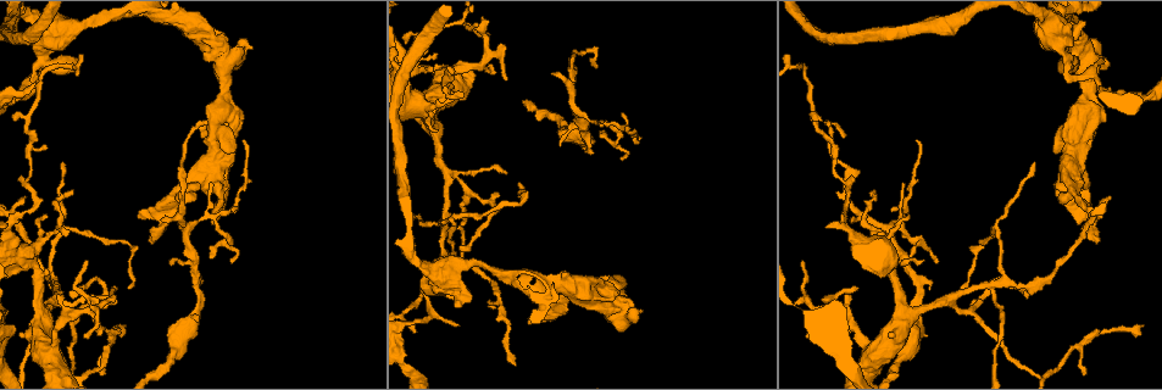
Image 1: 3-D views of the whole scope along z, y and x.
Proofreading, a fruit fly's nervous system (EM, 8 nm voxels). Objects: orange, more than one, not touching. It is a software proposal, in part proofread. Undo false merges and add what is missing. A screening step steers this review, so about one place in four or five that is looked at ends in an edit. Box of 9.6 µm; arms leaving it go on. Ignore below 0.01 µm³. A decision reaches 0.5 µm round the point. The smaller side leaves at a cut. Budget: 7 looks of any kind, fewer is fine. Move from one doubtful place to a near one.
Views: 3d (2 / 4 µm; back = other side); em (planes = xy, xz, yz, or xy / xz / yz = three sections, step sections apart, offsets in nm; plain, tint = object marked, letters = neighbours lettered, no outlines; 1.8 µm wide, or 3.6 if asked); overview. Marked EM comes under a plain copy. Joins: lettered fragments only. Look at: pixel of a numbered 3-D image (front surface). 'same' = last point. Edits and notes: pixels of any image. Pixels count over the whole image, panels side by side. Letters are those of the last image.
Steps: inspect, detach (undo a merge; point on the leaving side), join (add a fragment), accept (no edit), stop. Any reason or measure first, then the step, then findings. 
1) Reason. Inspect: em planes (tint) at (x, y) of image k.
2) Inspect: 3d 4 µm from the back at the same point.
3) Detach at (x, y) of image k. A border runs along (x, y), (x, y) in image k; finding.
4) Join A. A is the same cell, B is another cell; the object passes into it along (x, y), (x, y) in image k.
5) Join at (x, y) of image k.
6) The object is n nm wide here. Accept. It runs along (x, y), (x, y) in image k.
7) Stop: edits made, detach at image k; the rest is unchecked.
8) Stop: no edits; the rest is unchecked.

Free end. Inspect: em planes (letters) at (210, 222) of image 1.

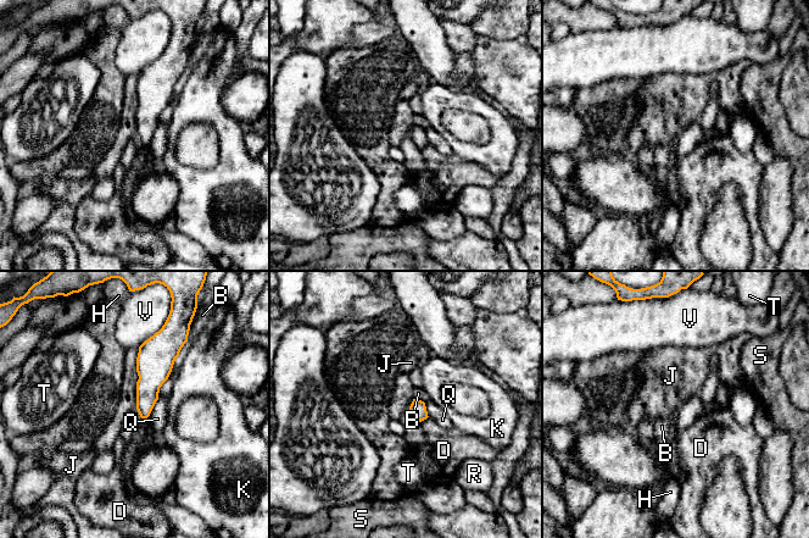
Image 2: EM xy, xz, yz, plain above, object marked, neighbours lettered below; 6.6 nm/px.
Accept. B, D, H, J, K, Q, R, S, T and V are other cells; a border runs along (139, 348), (137, 358), (135, 408) in image 2; no lettered fragment goes on from it.

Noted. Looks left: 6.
Thin end. Inspect: em planes (letters) at (530, 323) of image 1.

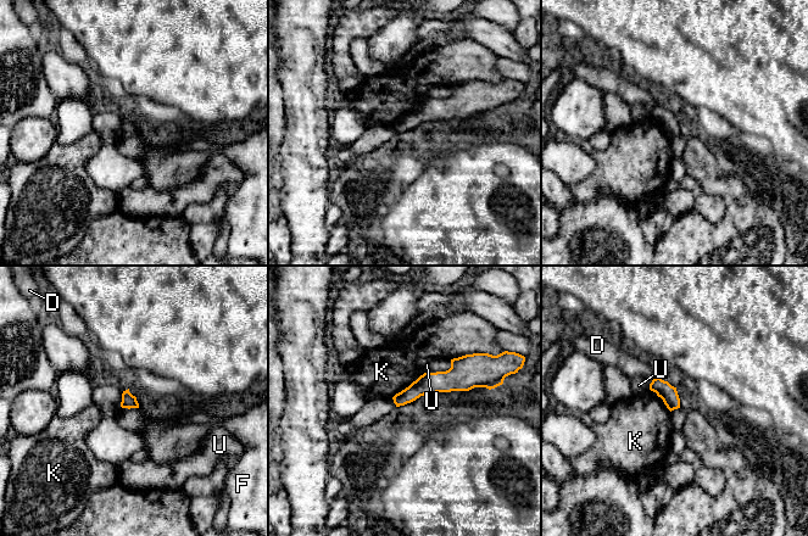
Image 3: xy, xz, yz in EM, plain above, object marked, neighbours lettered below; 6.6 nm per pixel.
Accept. D, F, K and U are other cells; it runs along (475, 384), (428, 383), (396, 400) in image 3; no lettered fragment goes on from it.

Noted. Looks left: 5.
Calibre changes. Inspect: em planes (tint) at (34, 74) of image 1.

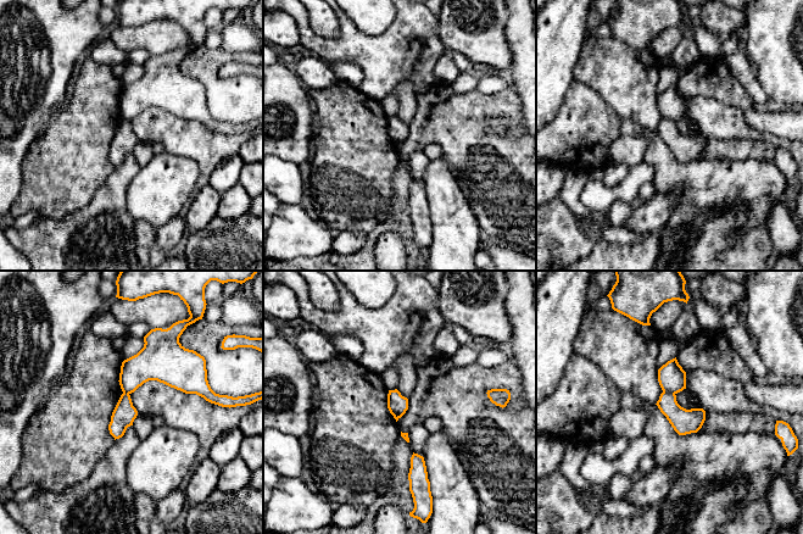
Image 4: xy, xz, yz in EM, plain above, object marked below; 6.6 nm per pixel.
Inspect: em planes (letters) at the same point.

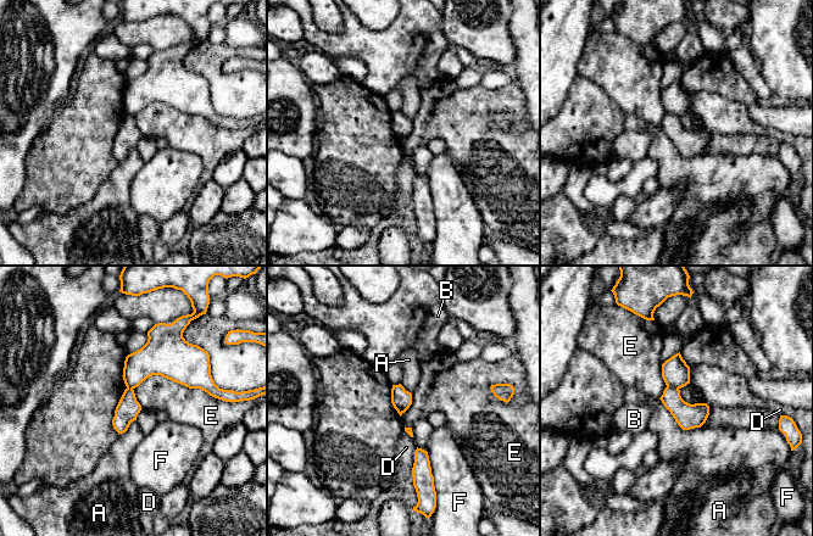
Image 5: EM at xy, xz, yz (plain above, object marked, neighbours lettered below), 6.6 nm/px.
The longest contact is with E, 550 nm. Detach at (688, 416) of image 5. A, B, D, E and F are other cells; a second cell is stuck on.

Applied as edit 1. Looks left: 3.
Stop: edits made, detach at image 5; the rest is unchecked.

